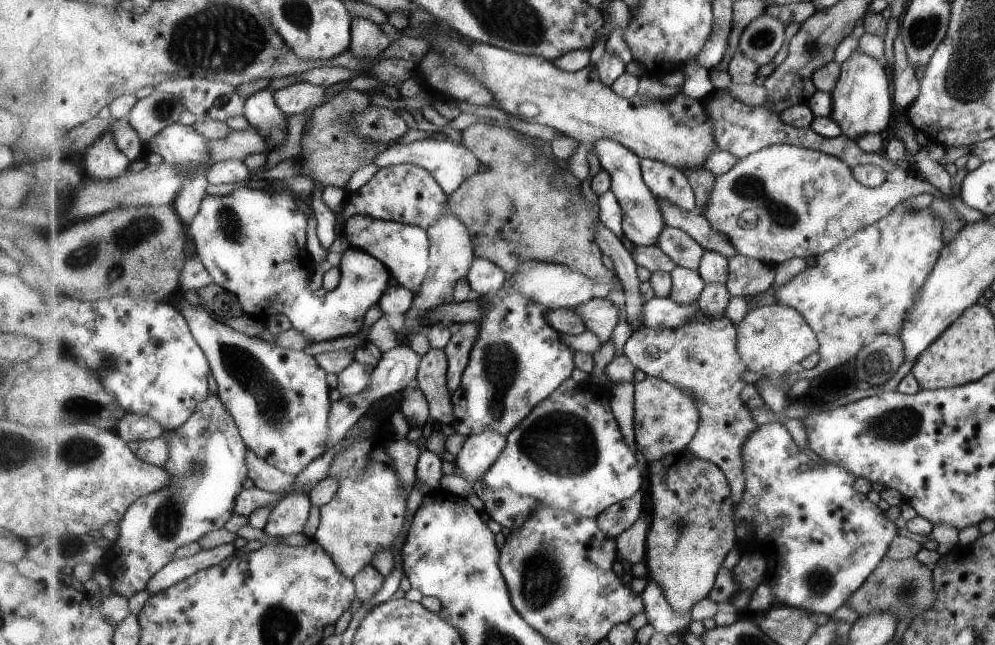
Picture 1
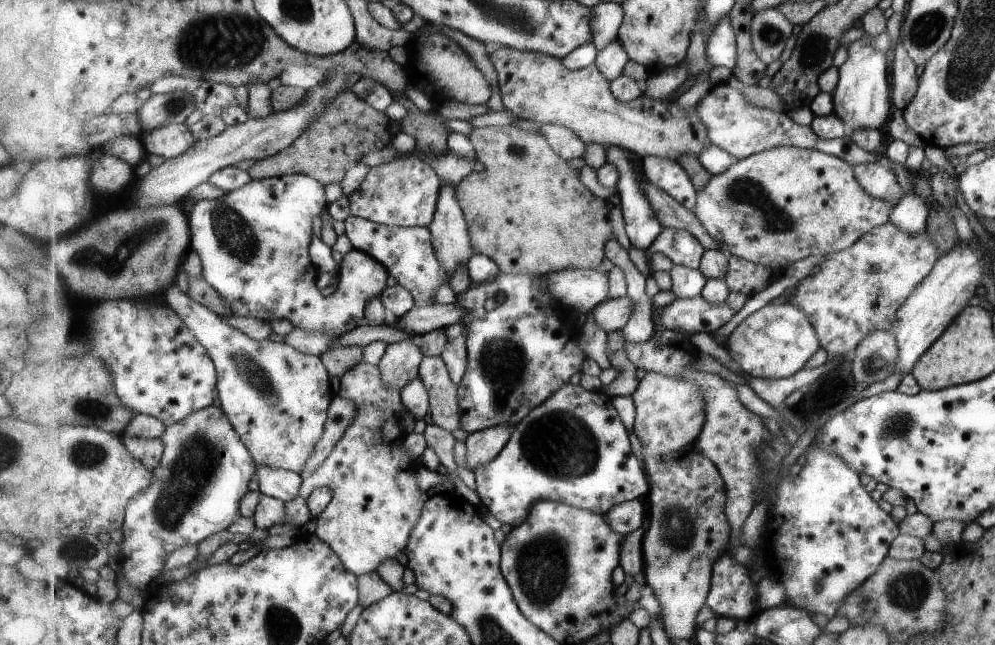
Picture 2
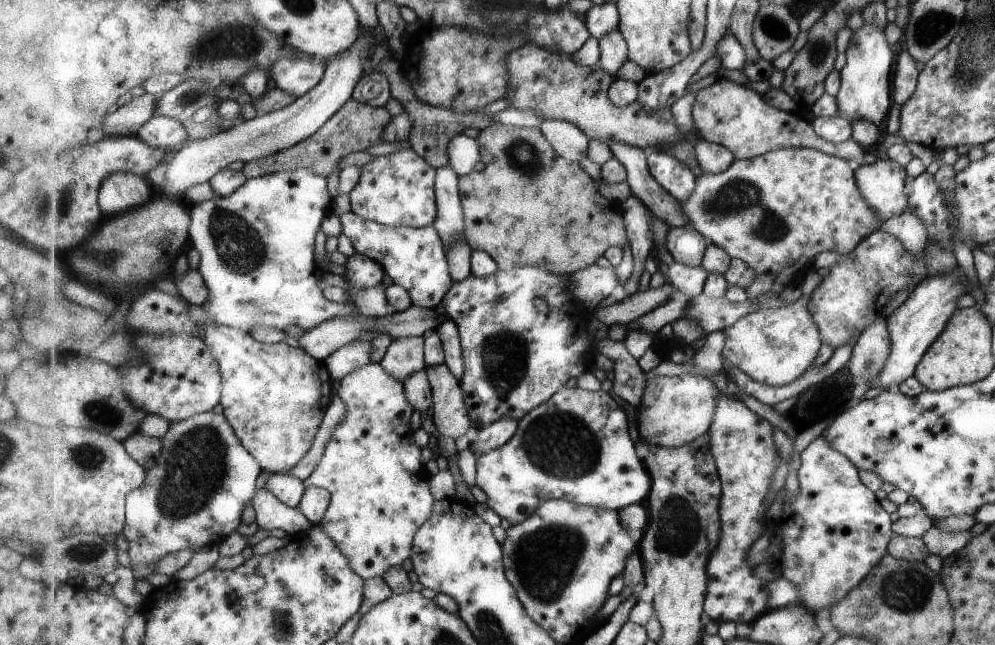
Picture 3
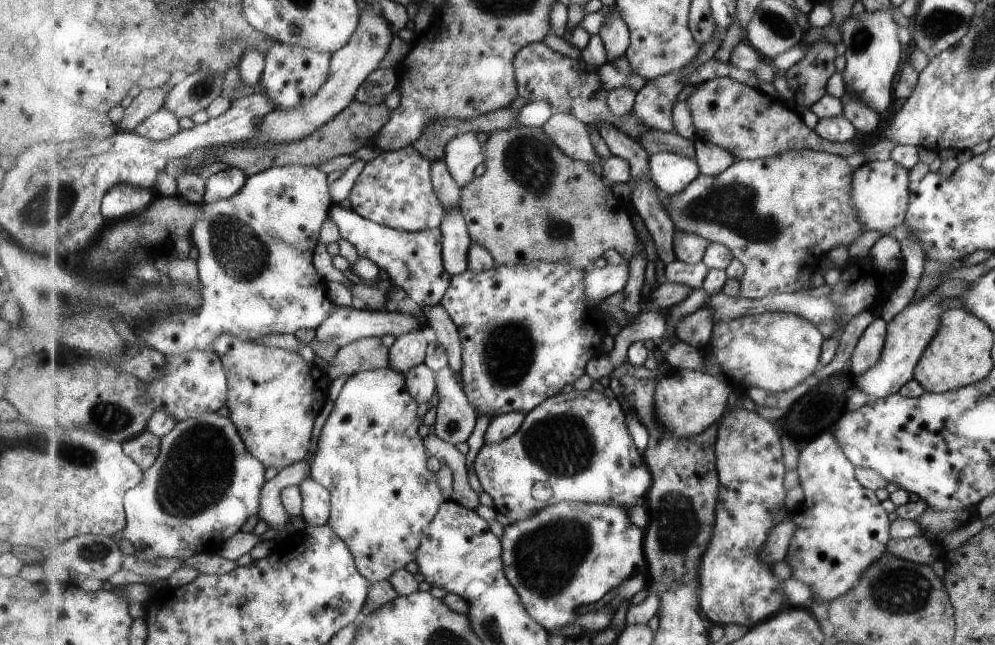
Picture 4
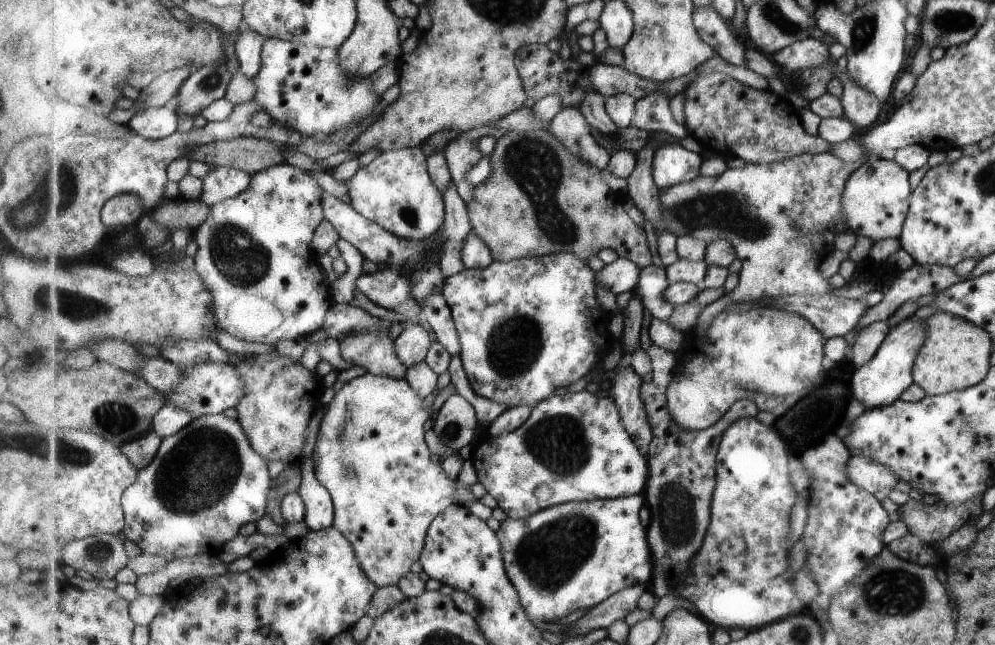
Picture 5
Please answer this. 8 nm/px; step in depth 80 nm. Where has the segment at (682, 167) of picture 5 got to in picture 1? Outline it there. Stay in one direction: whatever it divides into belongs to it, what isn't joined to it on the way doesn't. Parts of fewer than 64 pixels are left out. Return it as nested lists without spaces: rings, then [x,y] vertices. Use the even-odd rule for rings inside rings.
[[[647,158],[642,160],[642,170],[645,183],[656,198],[667,198],[688,212],[698,211],[695,190],[683,169]]]

